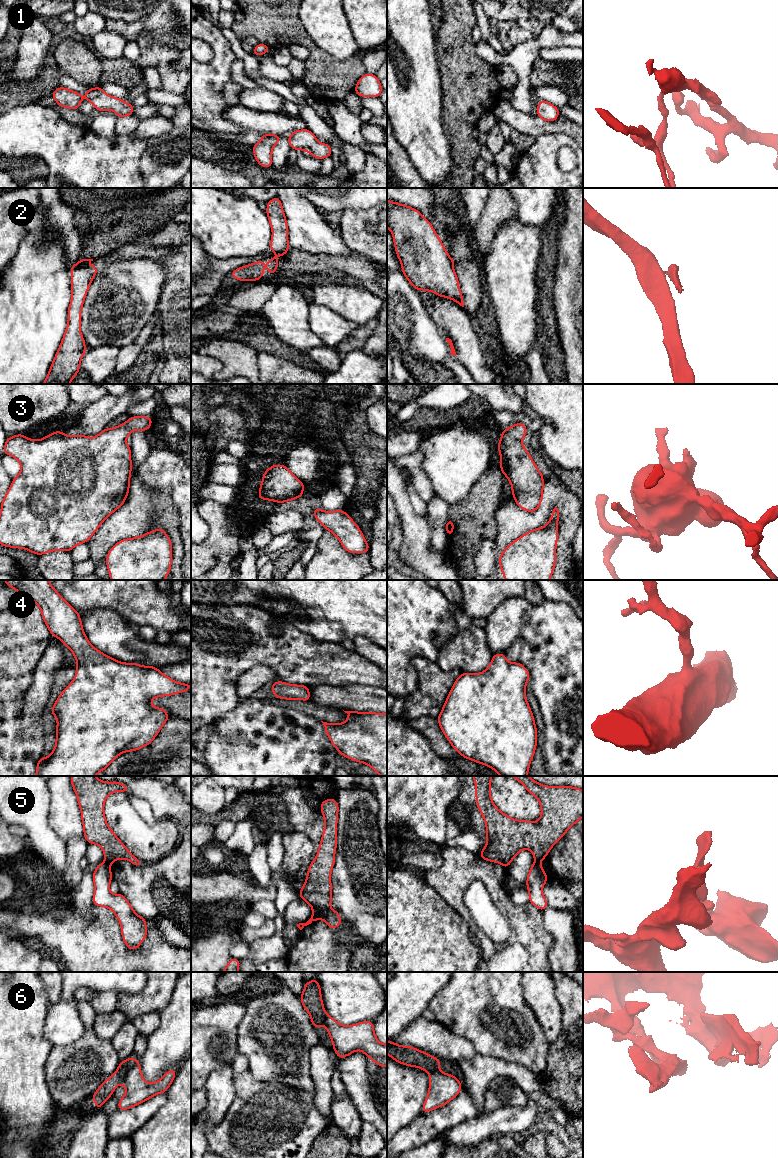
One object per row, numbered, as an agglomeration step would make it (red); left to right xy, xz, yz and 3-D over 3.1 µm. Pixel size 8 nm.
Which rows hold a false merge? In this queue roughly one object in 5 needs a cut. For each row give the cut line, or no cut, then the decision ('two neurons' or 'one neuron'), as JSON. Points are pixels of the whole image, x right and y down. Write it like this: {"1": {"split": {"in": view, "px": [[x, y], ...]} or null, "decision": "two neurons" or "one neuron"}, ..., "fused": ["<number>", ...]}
{"1": {"split": null, "decision": "one neuron"}, "2": {"split": {"in": "xz", "px": [[288, 249], [276, 253]]}, "decision": "two neurons"}, "3": {"split": null, "decision": "one neuron"}, "4": {"split": null, "decision": "one neuron"}, "5": {"split": {"in": "yz", "px": [[535, 861], [539, 862]]}, "decision": "two neurons"}, "6": {"split": {"in": "xy", "px": [[136, 1060], [122, 1081]]}, "decision": "two neurons"}, "fused": ["2", "5", "6"]}

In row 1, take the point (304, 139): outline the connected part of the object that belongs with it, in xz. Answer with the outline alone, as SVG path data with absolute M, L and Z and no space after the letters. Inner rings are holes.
M294 130L288 137L290 148L308 151L311 156L323 160L332 156L331 146L327 143L319 143L316 136L309 130Z

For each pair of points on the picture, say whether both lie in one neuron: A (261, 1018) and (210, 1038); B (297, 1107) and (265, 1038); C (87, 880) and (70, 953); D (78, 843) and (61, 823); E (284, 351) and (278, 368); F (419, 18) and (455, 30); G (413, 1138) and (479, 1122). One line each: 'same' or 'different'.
A: different
B: different
C: different
D: different
E: different
F: different
G: different

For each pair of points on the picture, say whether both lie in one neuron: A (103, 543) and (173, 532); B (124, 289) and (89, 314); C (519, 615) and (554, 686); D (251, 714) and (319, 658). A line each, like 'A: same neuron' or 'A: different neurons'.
A: same neuron
B: same neuron
C: different neurons
D: different neurons

